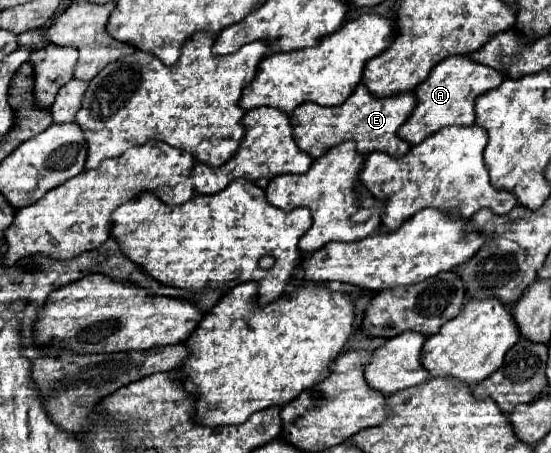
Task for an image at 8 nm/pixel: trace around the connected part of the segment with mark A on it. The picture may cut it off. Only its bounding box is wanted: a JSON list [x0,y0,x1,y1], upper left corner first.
[398,56,506,146]

